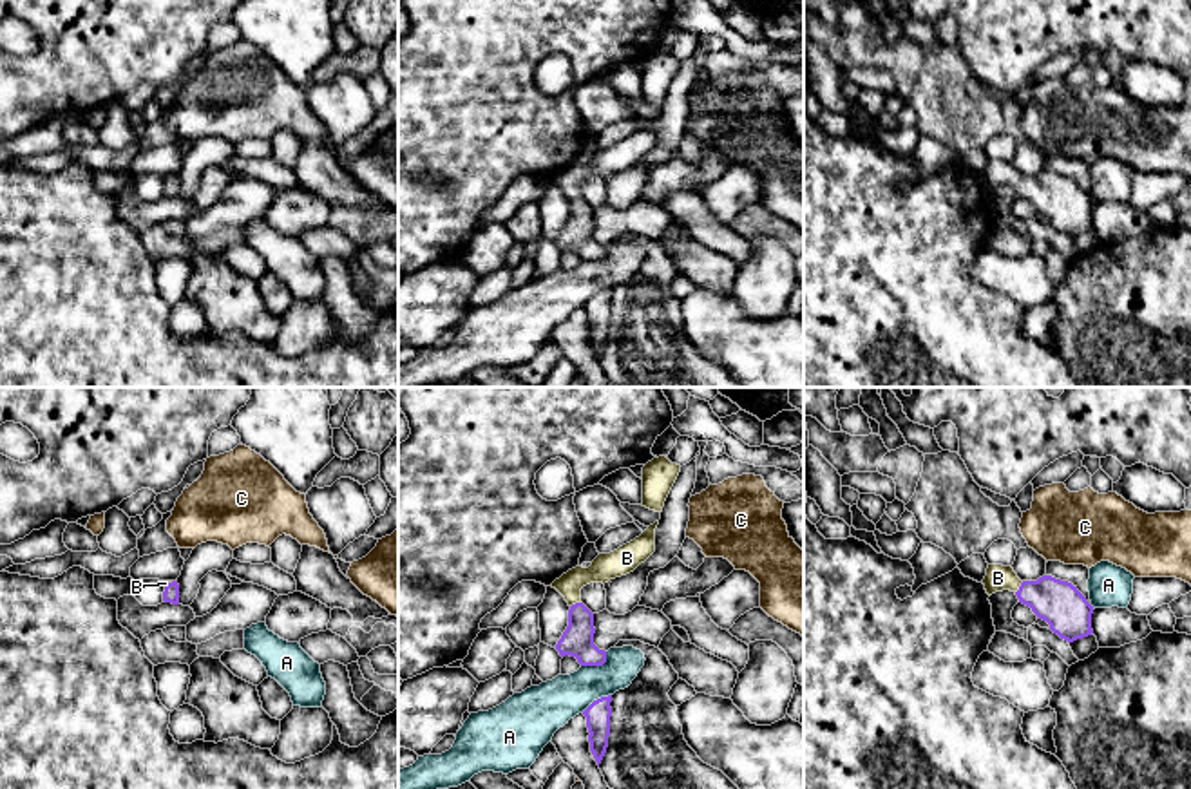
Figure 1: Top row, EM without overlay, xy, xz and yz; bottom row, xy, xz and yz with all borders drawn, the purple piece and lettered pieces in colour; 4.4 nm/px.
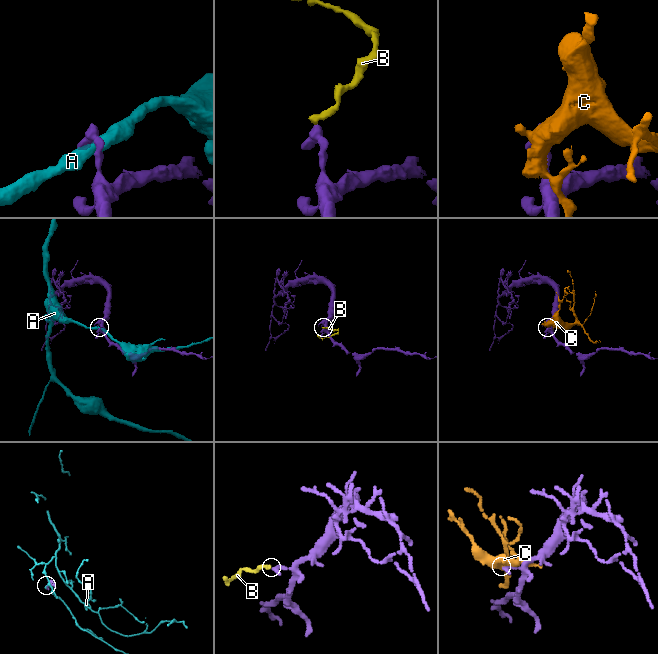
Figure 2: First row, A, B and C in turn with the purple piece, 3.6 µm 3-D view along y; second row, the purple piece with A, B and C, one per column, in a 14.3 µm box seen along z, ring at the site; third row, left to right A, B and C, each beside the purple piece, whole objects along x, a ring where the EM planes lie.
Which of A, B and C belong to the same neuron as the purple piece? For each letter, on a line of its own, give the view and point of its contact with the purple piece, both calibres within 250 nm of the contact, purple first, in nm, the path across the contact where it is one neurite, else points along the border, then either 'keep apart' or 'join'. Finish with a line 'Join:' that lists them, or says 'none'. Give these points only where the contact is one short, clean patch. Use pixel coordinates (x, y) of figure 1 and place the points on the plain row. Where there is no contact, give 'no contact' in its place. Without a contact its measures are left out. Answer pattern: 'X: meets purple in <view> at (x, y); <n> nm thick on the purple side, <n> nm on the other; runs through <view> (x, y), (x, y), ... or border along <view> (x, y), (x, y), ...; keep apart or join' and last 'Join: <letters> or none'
A: meets purple in xz at (598, 259); 140 nm thick on the purple side, 200 nm on the other; keep apart
B: meets purple in yz at (1019, 181); 200 nm thick on the purple side, 120 nm on the other; runs through yz (1059, 198), (1019, 181), (1005, 172), (998, 172); join
C: meets purple in xz at (592, 348); 110 nm thick on the purple side, 20 nm on the other; keep apart
Join: B

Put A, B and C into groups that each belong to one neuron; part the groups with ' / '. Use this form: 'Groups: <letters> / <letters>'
Groups: A / B / C

